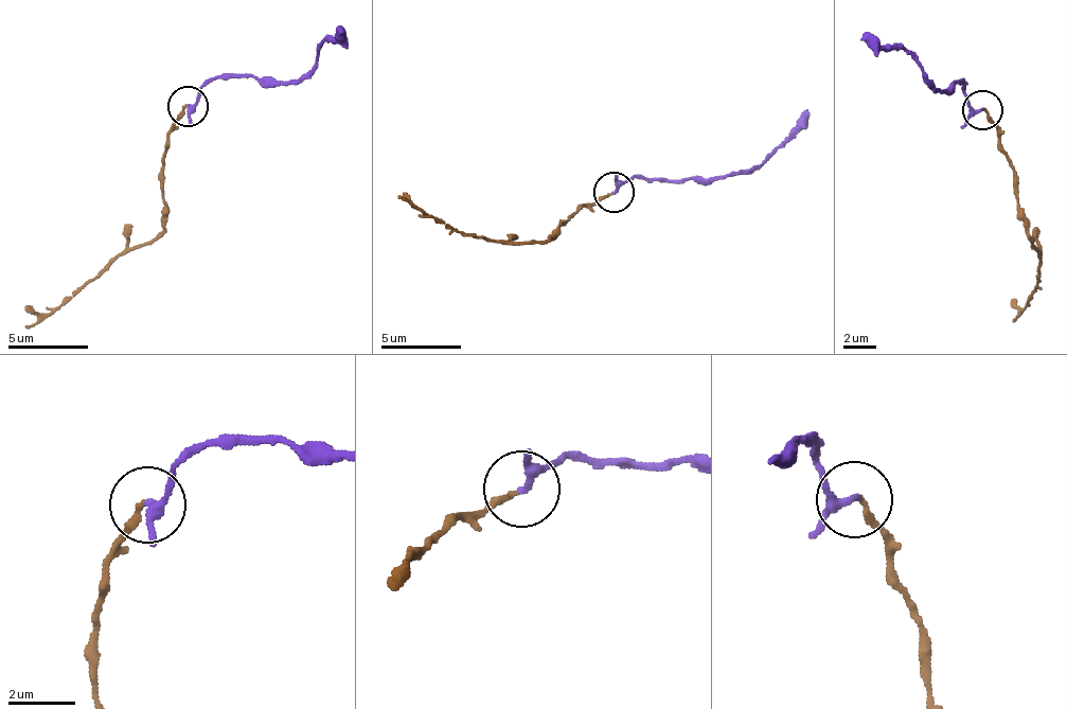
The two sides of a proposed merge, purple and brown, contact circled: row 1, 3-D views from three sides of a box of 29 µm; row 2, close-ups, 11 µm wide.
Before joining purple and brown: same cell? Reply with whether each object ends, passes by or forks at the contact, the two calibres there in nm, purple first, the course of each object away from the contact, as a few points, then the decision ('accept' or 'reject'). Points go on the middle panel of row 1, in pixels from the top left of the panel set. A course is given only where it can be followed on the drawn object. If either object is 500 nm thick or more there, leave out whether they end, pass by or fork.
purple passes by; brown ends there; 220 nm thick on the purple side, 200 nm on the other; purple runs (612, 193), (629, 180), (732, 177), (750, 172), (777, 146), (805, 109); brown runs (612, 193), (553, 229), (546, 242), (501, 243), (467, 236), (397, 195); accept

